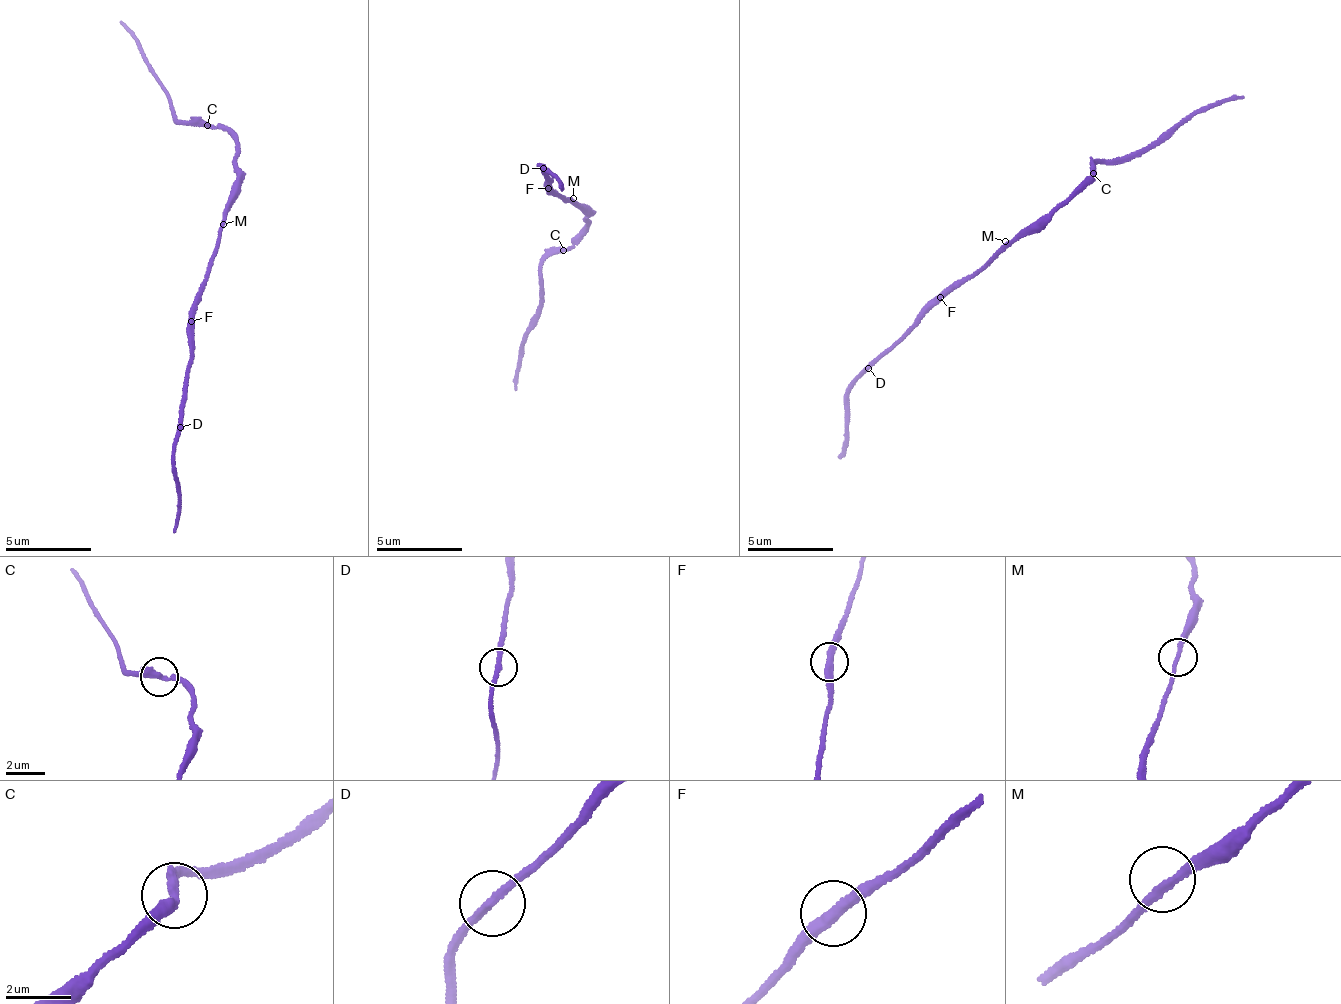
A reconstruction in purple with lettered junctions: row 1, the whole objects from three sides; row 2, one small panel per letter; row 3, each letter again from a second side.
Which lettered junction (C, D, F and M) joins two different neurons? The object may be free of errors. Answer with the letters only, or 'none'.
none

